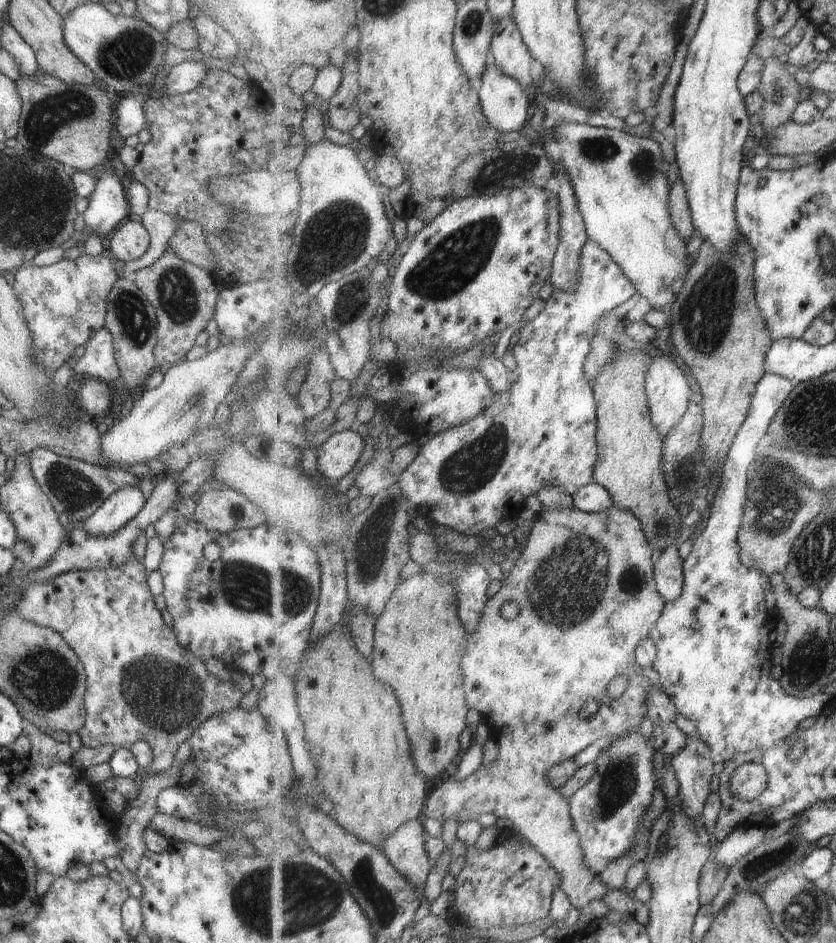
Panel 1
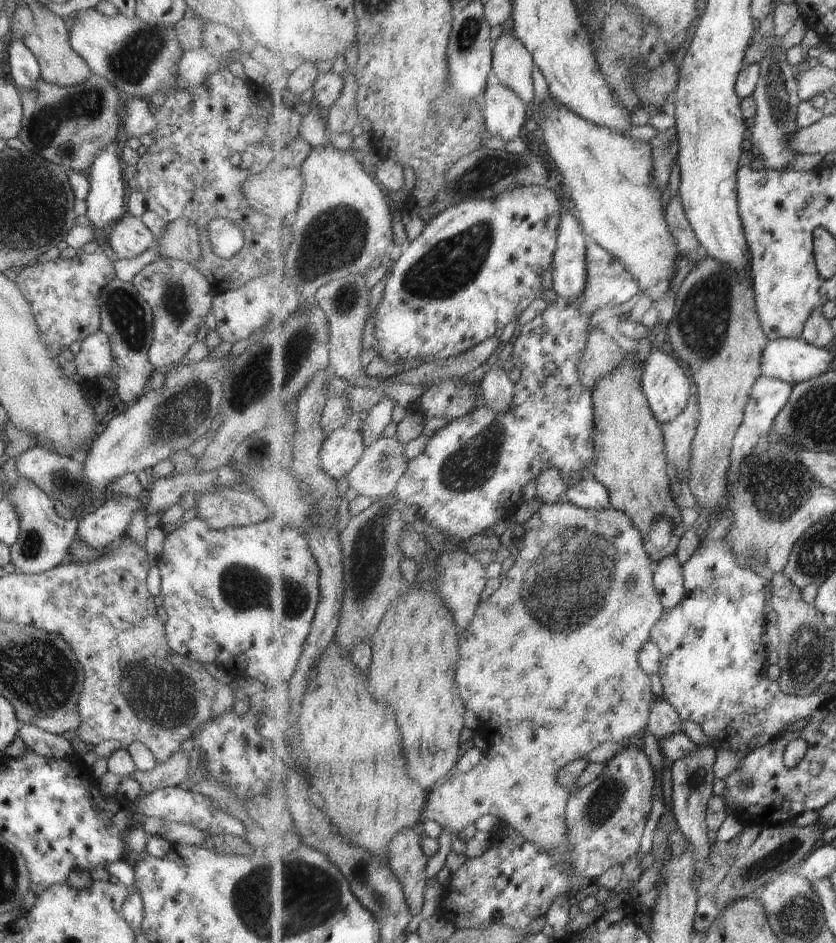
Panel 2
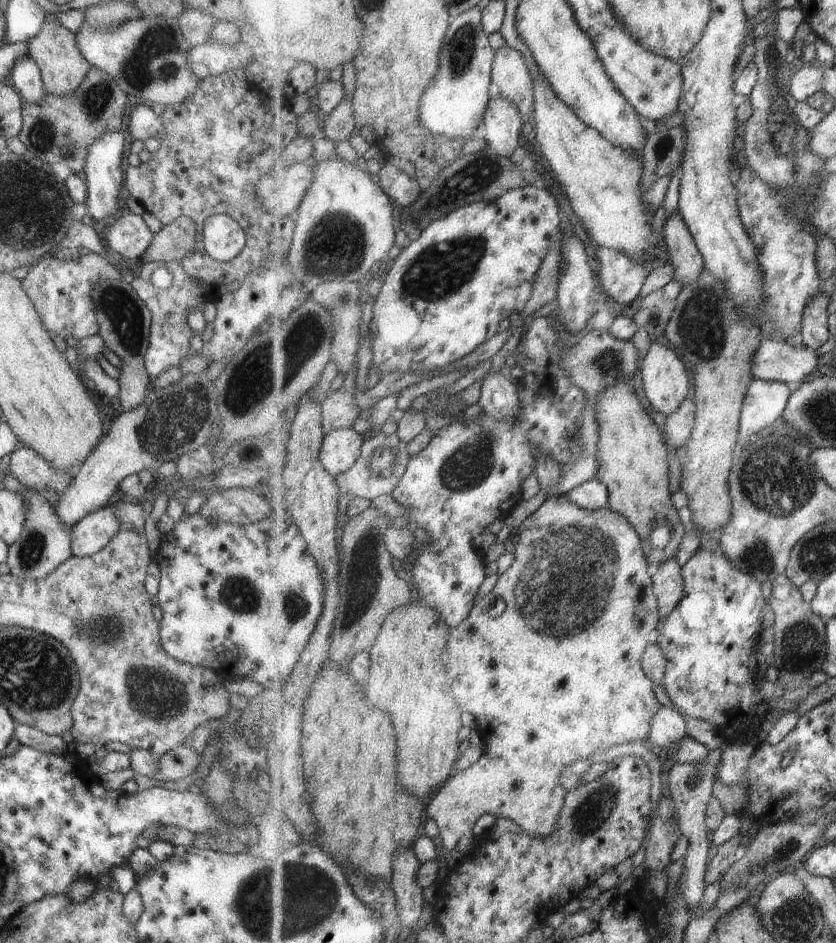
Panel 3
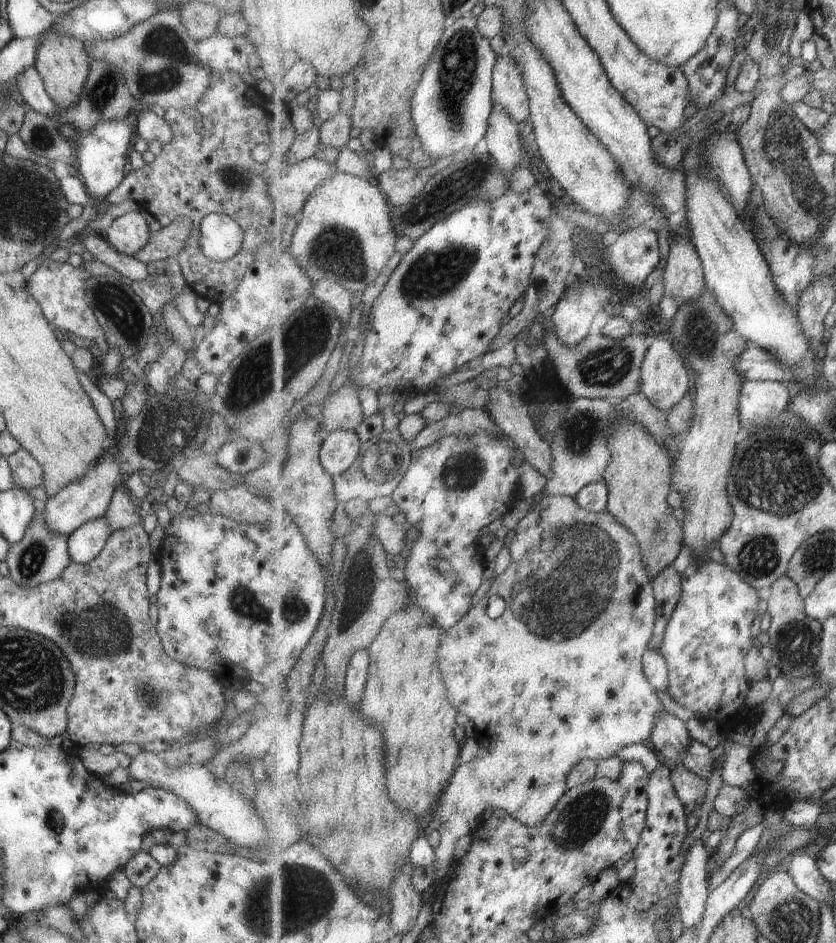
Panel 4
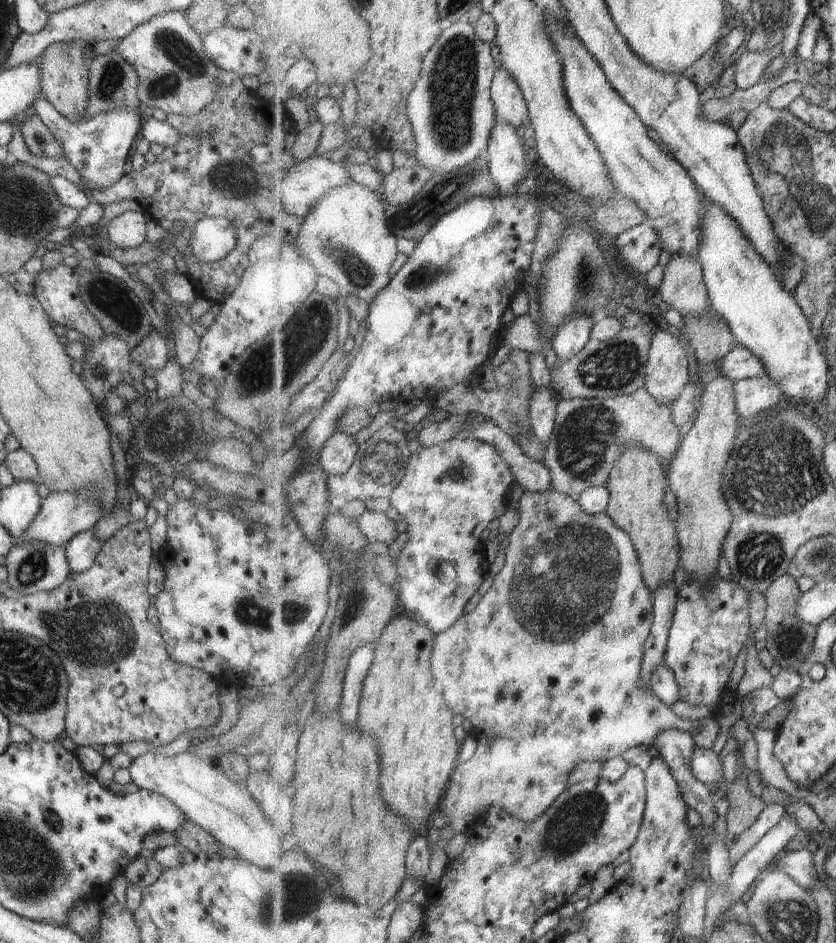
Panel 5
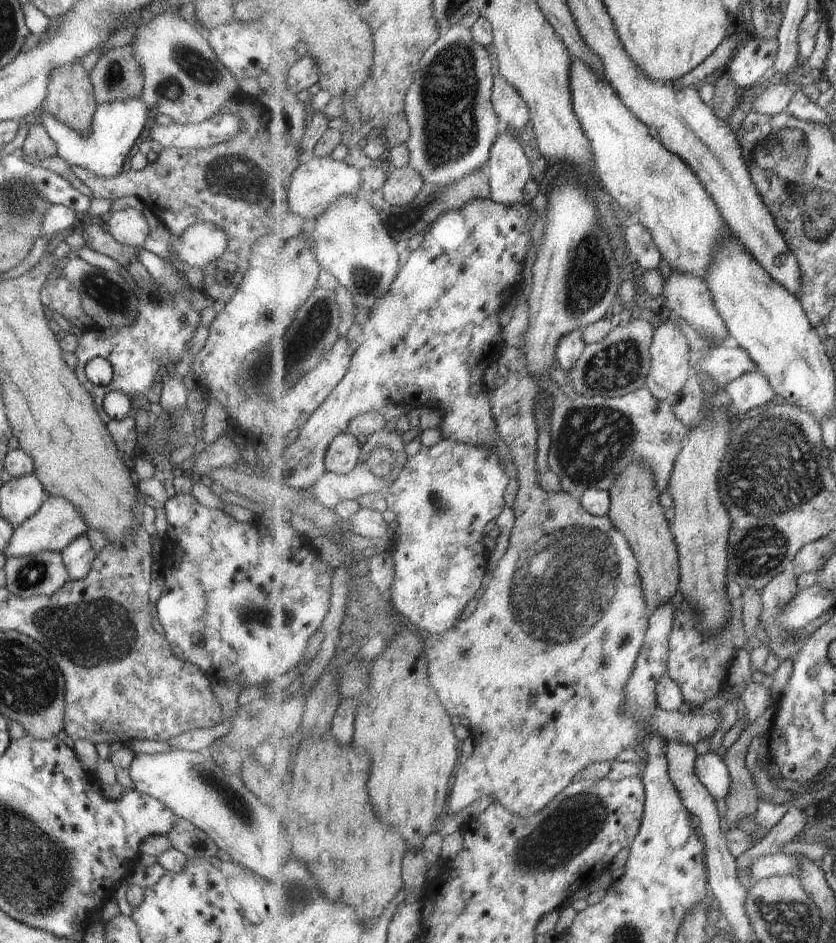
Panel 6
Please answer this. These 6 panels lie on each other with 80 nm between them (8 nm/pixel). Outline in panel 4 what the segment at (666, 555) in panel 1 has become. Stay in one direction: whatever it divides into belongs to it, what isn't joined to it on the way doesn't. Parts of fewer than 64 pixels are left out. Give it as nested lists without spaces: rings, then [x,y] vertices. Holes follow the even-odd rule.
[[[671,565],[652,579],[654,595],[658,599],[657,621],[654,626],[654,637],[650,640],[649,648],[659,651],[665,638],[665,631],[674,610],[681,600],[682,575]]]

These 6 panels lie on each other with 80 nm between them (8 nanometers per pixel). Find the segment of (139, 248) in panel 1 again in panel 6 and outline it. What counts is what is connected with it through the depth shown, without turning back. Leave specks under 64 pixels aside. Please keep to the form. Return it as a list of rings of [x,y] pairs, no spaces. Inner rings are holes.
[[[126,208],[113,211],[107,220],[108,233],[122,245],[140,248],[149,234],[142,211]]]

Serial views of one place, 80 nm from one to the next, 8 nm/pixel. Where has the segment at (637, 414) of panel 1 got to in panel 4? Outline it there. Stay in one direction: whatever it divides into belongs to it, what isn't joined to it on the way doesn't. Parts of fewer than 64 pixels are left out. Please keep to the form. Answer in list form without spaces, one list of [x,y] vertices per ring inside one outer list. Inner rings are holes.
[[[619,419],[614,426],[608,440],[611,460],[603,478],[610,492],[608,511],[638,538],[643,562],[655,577],[672,565],[684,545],[684,528],[679,526],[673,508],[667,504],[669,487],[673,486],[672,460],[667,448],[648,433],[644,424]],[[659,530],[665,530],[665,536],[655,542],[655,533]]]

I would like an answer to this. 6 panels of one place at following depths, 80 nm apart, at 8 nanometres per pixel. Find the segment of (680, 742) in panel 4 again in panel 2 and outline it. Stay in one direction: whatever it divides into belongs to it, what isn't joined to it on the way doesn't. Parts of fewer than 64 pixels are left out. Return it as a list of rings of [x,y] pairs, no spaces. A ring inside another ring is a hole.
[[[657,698],[650,710],[650,722],[647,733],[653,734],[657,740],[672,734],[683,732],[681,718],[677,709],[665,698]]]

